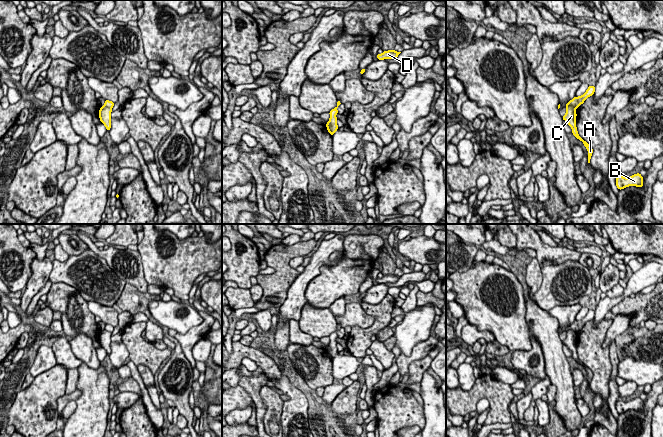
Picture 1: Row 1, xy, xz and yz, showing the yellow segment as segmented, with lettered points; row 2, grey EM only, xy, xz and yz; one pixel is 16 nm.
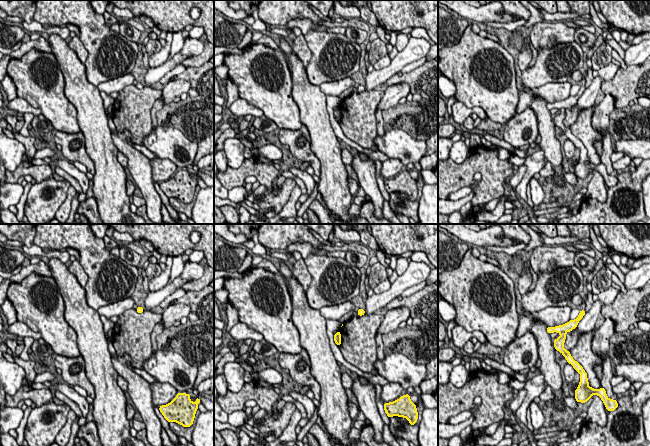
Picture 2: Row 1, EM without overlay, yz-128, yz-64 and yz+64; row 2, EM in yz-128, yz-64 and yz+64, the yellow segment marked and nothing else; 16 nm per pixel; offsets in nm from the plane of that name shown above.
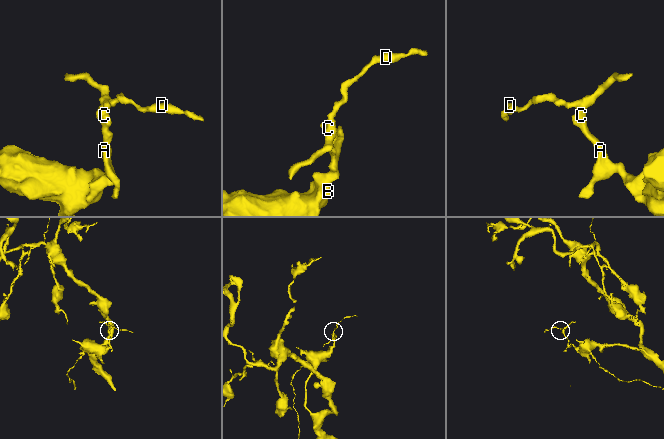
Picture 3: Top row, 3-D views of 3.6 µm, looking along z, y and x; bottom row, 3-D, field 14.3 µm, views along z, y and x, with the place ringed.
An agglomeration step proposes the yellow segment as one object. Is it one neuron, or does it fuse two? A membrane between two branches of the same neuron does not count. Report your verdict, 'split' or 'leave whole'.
split

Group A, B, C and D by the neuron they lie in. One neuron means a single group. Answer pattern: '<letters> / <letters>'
A B C / D

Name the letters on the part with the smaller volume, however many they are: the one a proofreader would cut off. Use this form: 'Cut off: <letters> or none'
Cut off: D

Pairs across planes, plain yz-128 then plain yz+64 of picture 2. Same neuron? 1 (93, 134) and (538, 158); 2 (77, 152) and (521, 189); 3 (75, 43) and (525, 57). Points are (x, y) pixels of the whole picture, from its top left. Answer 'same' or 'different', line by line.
1: different
2: different
3: same

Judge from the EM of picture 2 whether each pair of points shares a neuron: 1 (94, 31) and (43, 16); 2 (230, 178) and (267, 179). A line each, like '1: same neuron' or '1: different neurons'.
1: same neuron
2: same neuron

